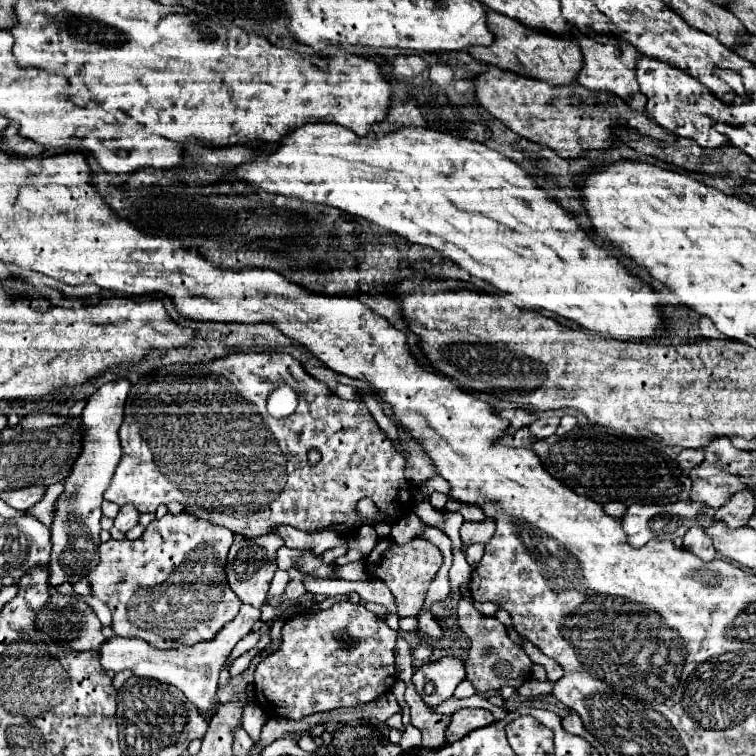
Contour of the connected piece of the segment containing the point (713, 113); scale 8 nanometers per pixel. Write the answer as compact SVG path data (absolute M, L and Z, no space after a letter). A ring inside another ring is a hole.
M639 56L637 80L639 80L641 92L647 96L647 116L653 118L659 126L675 132L677 136L693 138L699 146L705 146L705 148L715 148L727 142L727 136L719 134L713 126L717 122L733 122L731 112L697 78L691 78L685 70L679 70L667 62Z

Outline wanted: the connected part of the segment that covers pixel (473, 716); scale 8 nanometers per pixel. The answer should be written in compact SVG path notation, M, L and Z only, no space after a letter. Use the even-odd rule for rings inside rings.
M461 708L451 716L451 722L445 730L445 740L455 742L463 738L463 734L469 734L471 730L477 730L479 726L489 726L493 722L493 716L489 710L483 708Z

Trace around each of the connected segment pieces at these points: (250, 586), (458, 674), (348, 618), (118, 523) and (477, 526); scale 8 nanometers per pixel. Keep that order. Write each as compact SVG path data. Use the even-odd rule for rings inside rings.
M265 534L265 536L253 538L253 542L237 540L231 546L229 556L227 556L227 564L225 564L225 574L227 574L229 588L239 596L241 602L261 608L261 604L265 602L265 594L269 590L269 582L273 578L273 572L277 570L275 552L281 546L283 546L283 540L275 534Z
M443 656L435 662L419 666L413 674L413 684L427 706L437 706L451 698L457 684L465 678L465 664L461 658Z
M341 602L329 610L297 614L283 624L283 644L273 654L261 658L255 668L255 694L257 702L271 716L301 720L315 712L329 712L341 706L361 706L391 690L395 684L395 642L397 630L391 630L383 620L369 612L363 604ZM337 634L347 634L349 642L343 644Z
M123 506L115 518L115 528L121 532L131 530L139 522L139 512L133 506Z
M485 518L483 522L465 522L461 526L461 540L465 544L487 544L495 534L495 520Z

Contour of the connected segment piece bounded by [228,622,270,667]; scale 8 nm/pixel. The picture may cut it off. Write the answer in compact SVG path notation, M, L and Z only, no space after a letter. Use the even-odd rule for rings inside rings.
M267 622L262 623L262 626L257 632L250 632L247 636L243 637L235 646L230 654L229 667L233 661L244 654L249 649L253 648L260 640L261 636L270 631L270 627Z

